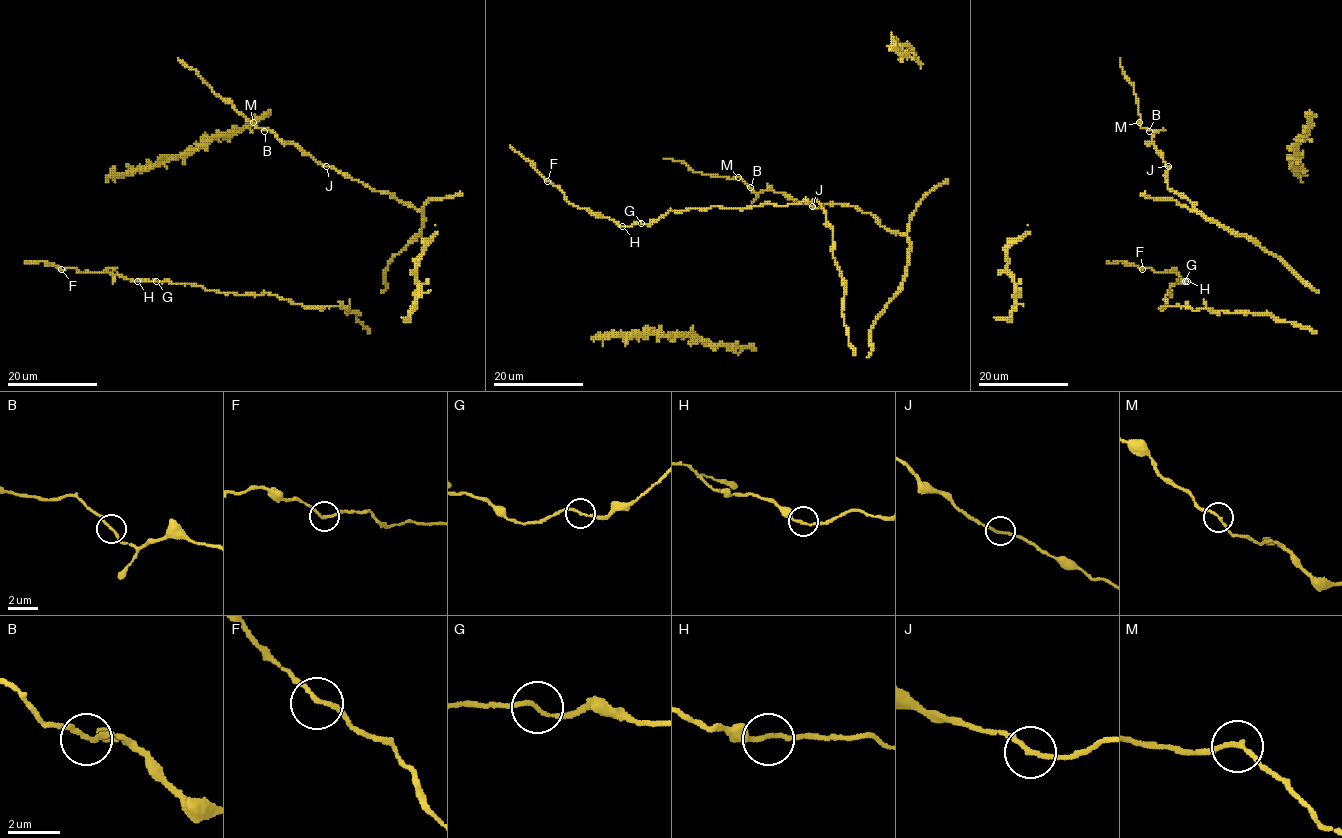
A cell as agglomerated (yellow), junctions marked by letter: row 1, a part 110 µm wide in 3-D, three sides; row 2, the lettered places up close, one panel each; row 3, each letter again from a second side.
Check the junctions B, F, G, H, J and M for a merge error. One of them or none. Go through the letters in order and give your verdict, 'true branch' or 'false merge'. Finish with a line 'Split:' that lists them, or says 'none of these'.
B: true branch
F: true branch
G: true branch
H: true branch
J: true branch
M: true branch
Split: none of these

